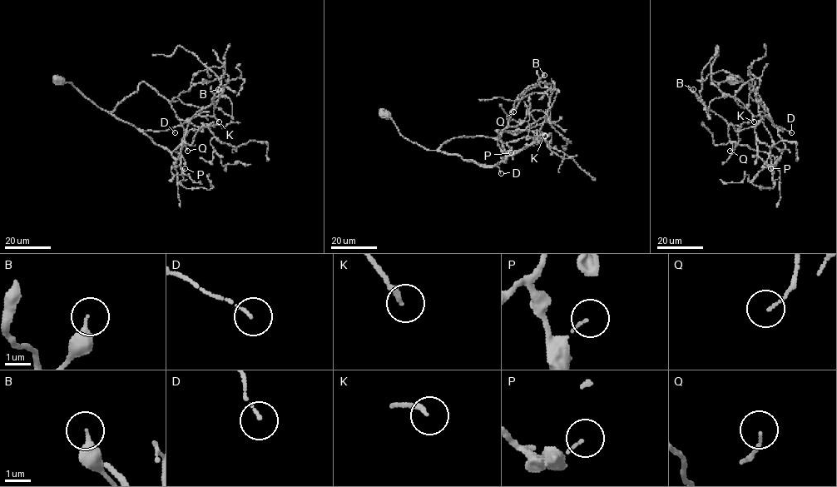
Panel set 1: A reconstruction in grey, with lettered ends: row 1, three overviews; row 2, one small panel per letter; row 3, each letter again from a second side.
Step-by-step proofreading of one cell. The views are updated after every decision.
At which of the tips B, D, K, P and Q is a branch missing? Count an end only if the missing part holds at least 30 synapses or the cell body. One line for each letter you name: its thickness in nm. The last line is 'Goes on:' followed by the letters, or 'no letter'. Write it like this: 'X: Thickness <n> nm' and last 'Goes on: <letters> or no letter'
Goes on: no letter

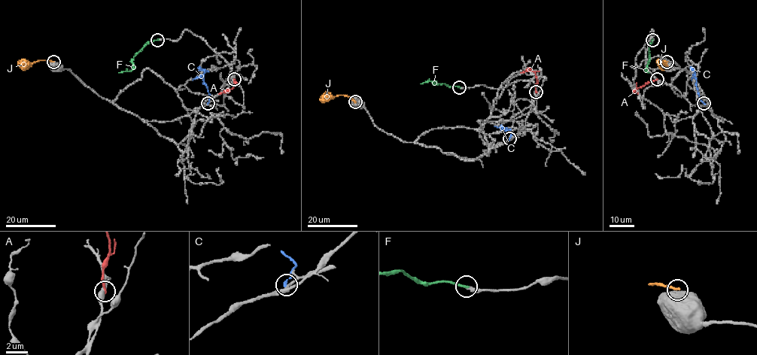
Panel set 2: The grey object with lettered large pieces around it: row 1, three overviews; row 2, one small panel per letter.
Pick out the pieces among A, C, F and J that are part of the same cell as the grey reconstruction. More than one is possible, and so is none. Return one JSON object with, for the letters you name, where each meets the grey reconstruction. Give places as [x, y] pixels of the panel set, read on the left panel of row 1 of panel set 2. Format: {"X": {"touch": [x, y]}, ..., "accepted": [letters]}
{"F": {"touch": [157, 40]}, "accepted": ["F"]}

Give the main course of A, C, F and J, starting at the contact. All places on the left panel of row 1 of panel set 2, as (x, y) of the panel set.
A: (234, 79), (234, 87), (219, 94)
C: (208, 103), (209, 95), (203, 80), (204, 71), (198, 67)
F: (158, 40), (148, 42), (135, 56), (132, 70), (119, 73)
J: (53, 62), (37, 60), (18, 65)

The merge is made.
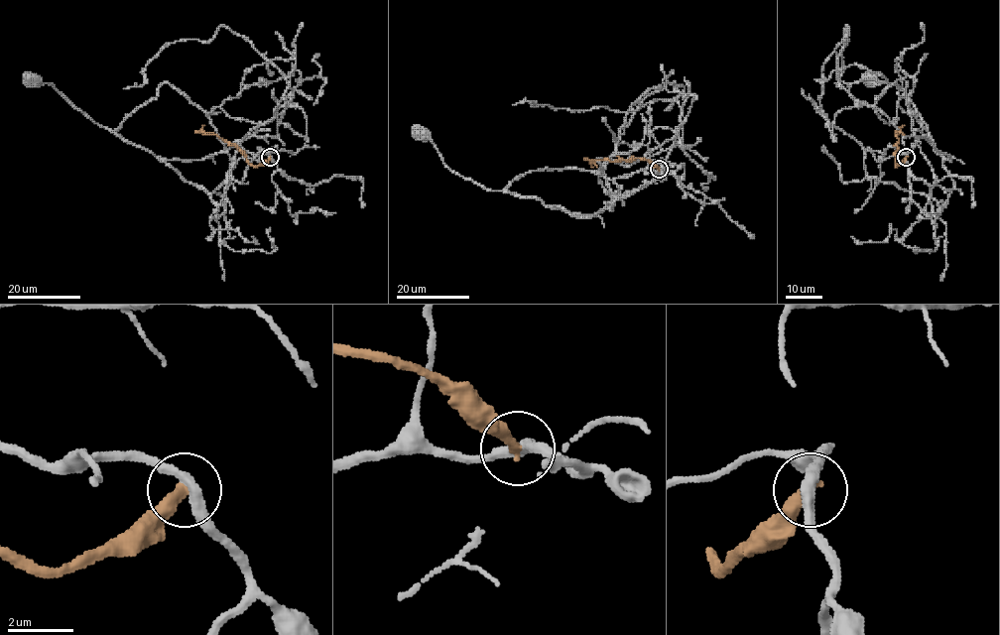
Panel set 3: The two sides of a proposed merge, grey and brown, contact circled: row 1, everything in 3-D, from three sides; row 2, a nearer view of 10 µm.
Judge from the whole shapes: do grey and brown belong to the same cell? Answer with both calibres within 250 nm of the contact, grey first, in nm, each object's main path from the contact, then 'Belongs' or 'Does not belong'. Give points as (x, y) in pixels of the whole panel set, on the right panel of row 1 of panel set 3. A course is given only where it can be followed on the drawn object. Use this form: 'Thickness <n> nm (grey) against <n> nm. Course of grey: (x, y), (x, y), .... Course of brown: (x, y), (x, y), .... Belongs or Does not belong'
Thickness 360 nm (grey) against 380 nm. Course of grey: (906, 158), (917, 141), (906, 82), (908, 105), (928, 131), (928, 126), (902, 90), (871, 78). Course of brown: (906, 158), (896, 166), (896, 133), (904, 125). Does not belong

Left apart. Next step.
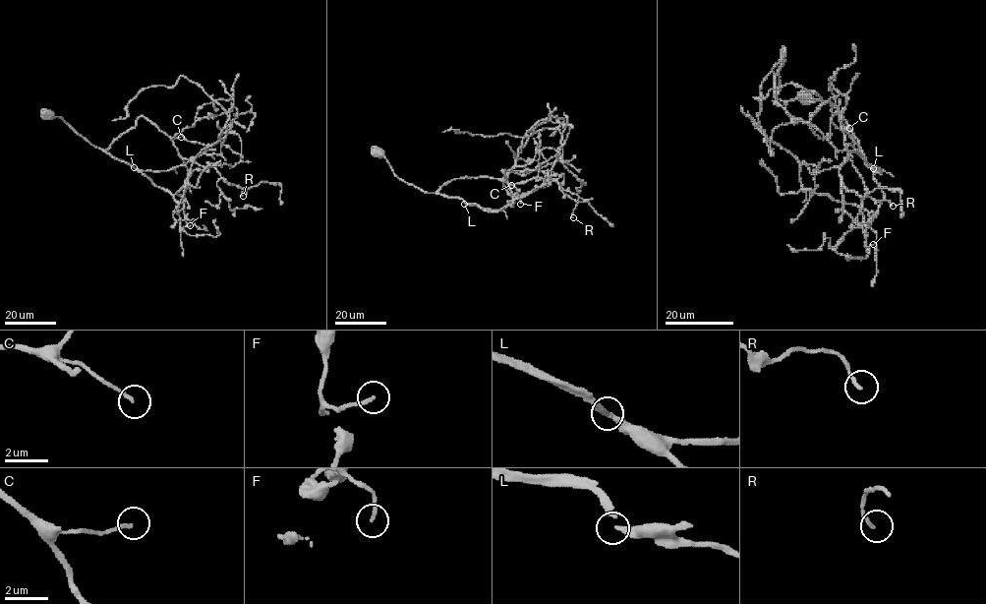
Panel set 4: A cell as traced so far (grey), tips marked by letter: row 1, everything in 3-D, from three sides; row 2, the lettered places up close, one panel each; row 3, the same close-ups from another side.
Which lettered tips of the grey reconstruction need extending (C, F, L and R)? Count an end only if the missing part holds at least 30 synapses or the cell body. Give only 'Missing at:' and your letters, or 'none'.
Missing at: C

